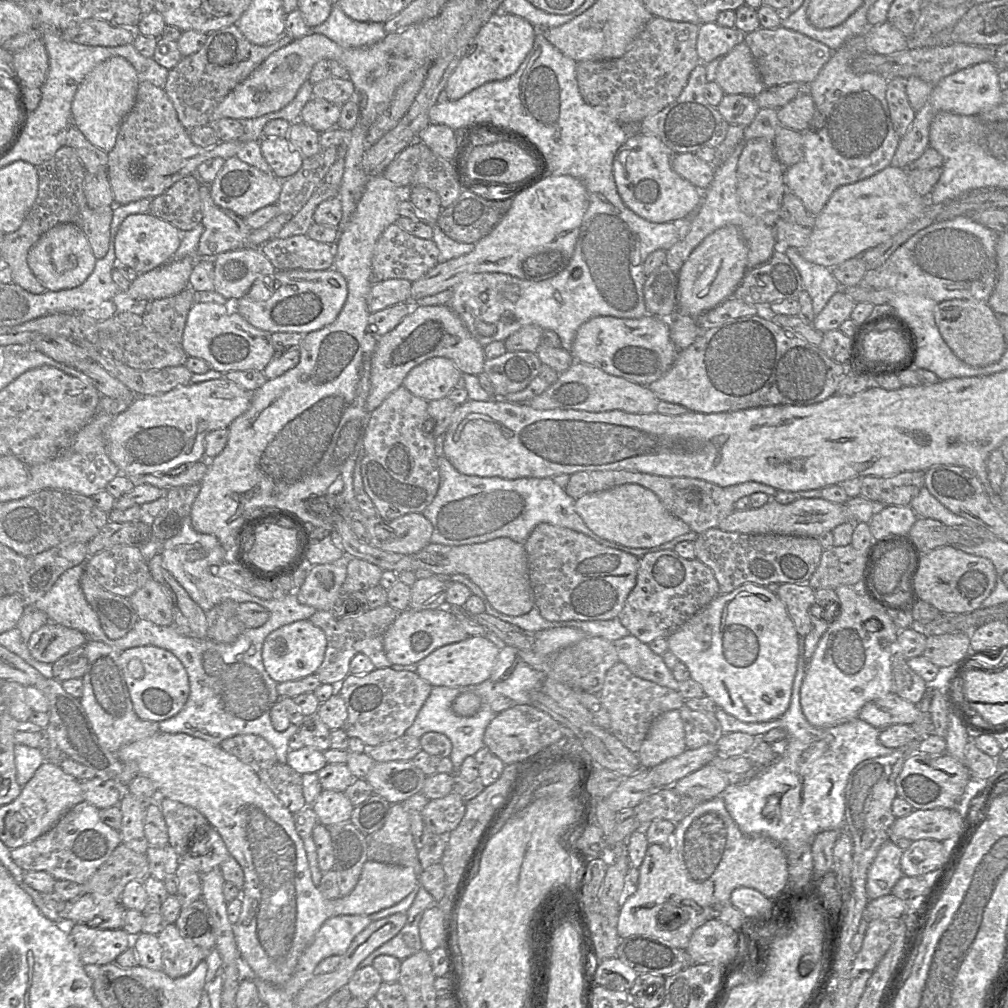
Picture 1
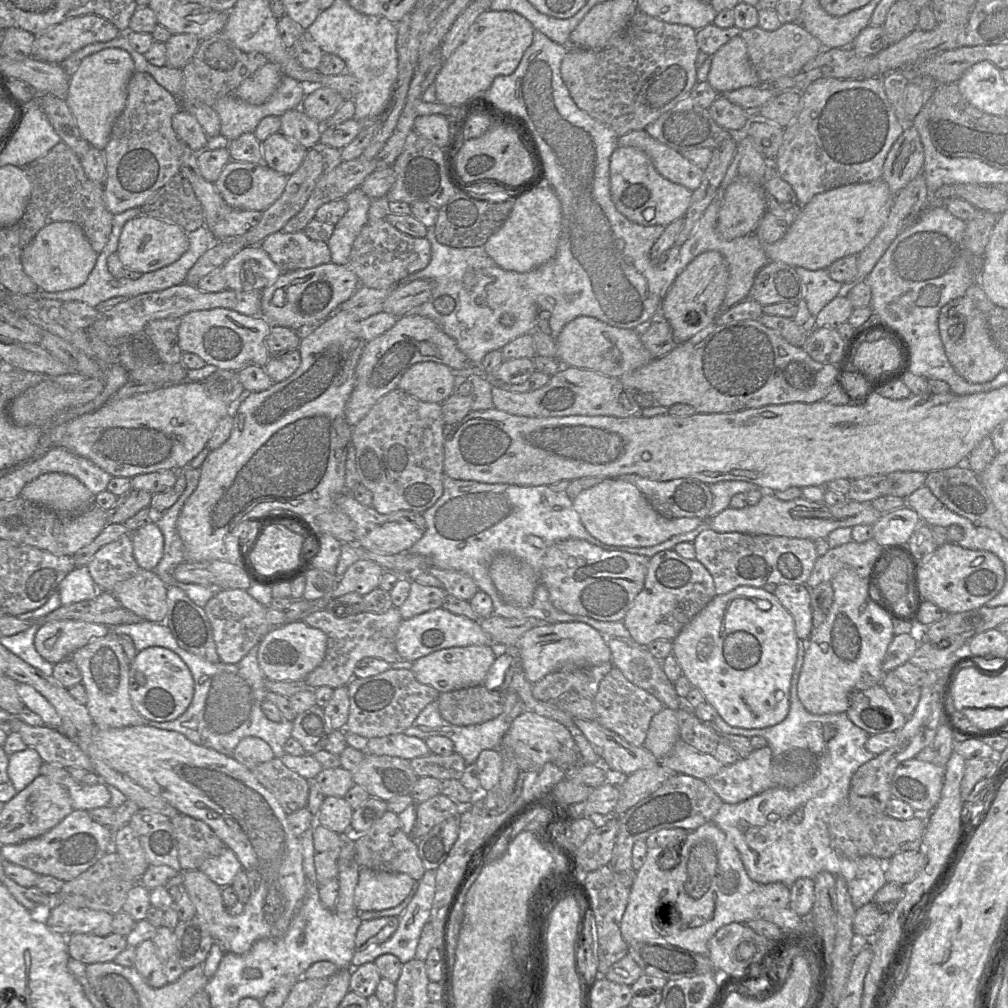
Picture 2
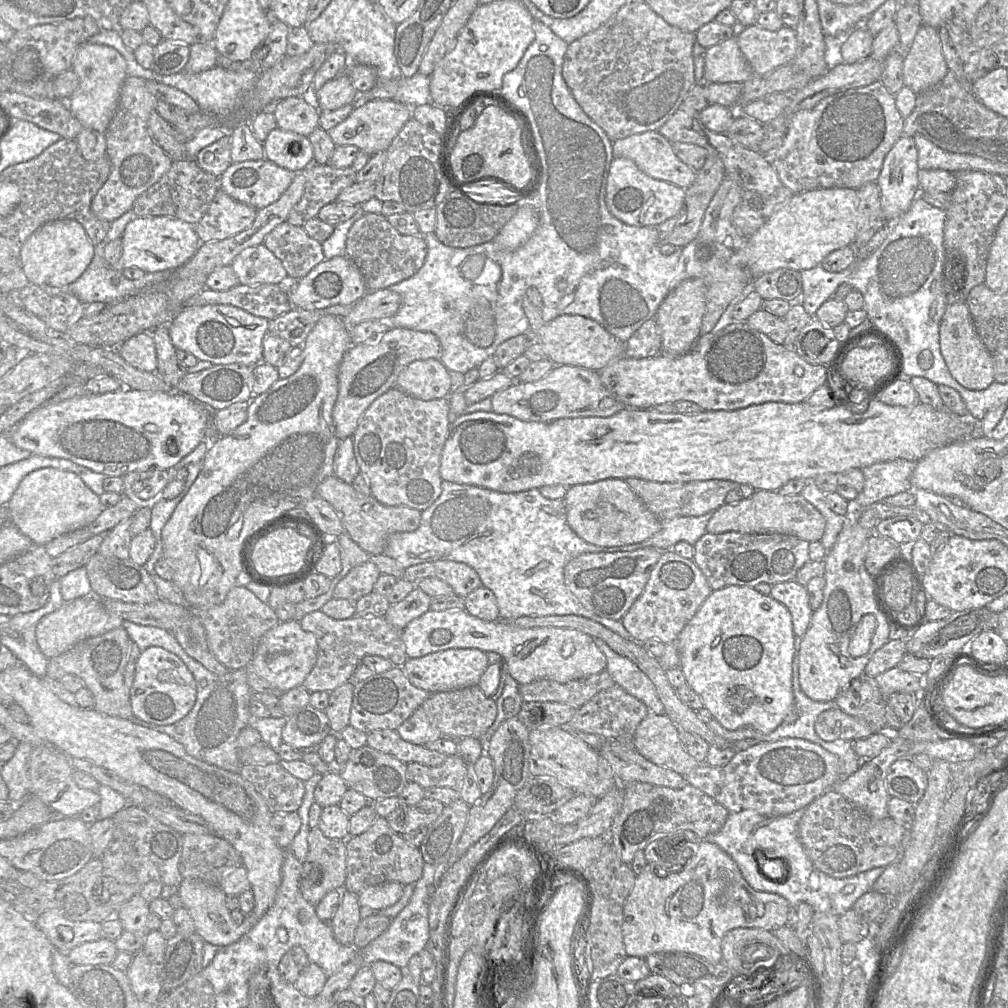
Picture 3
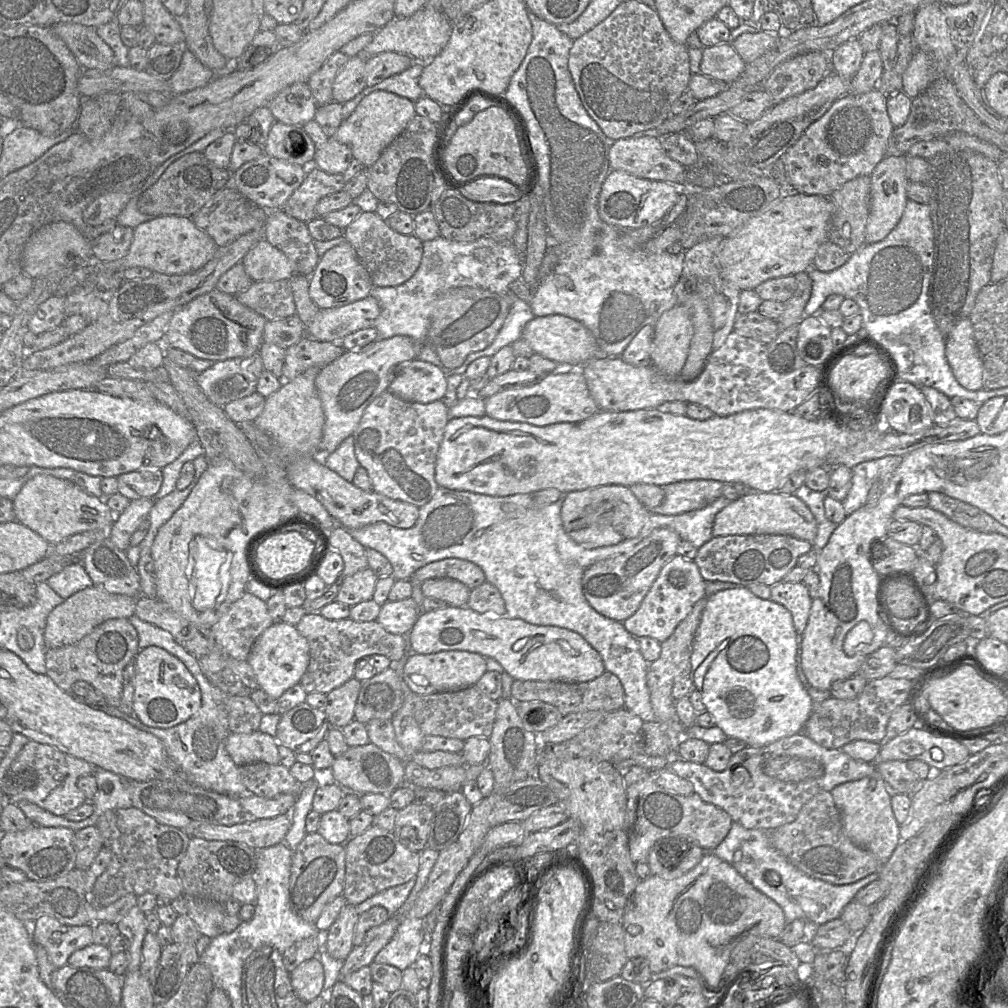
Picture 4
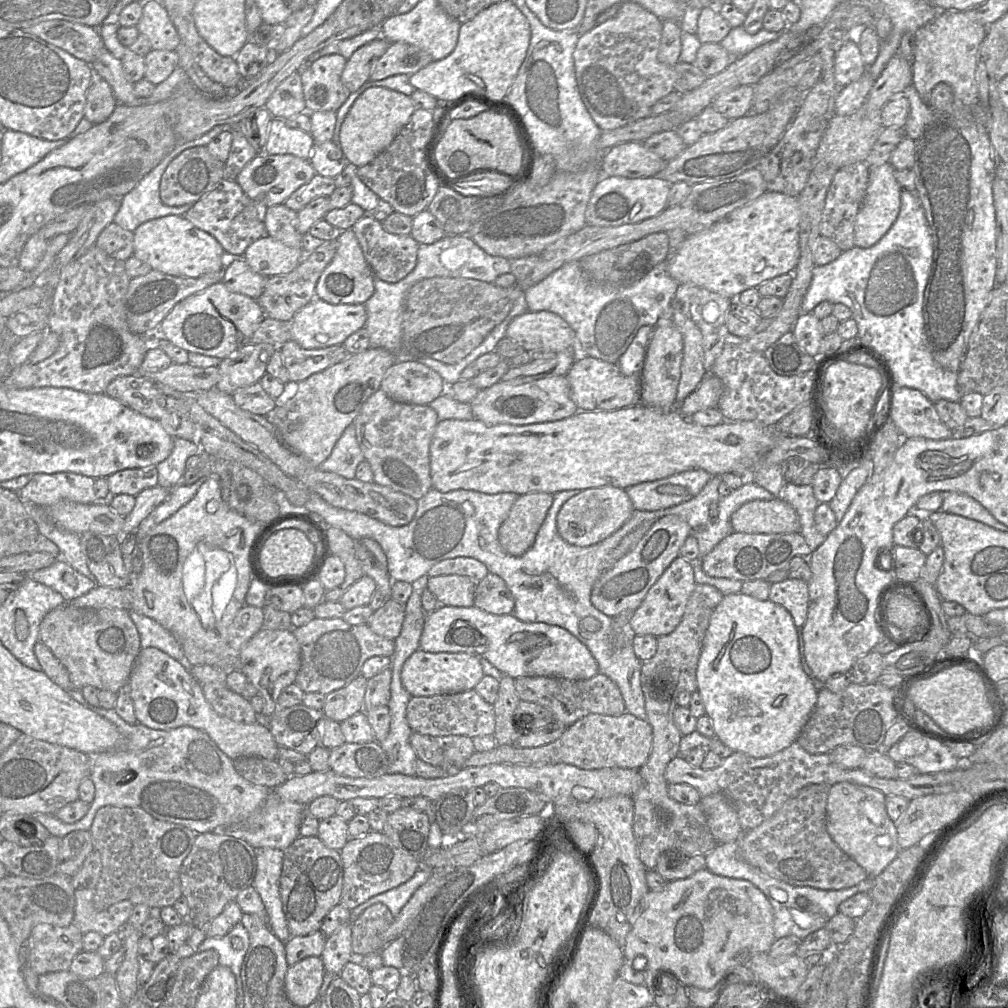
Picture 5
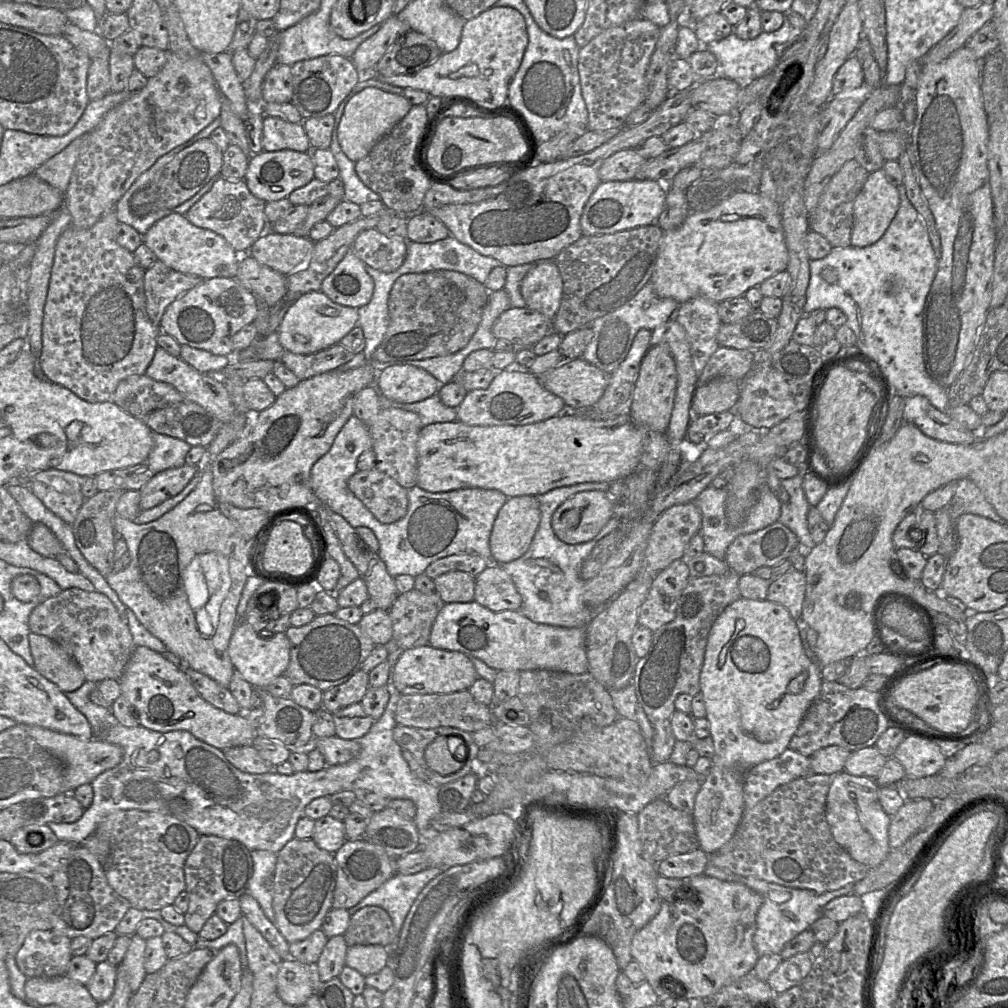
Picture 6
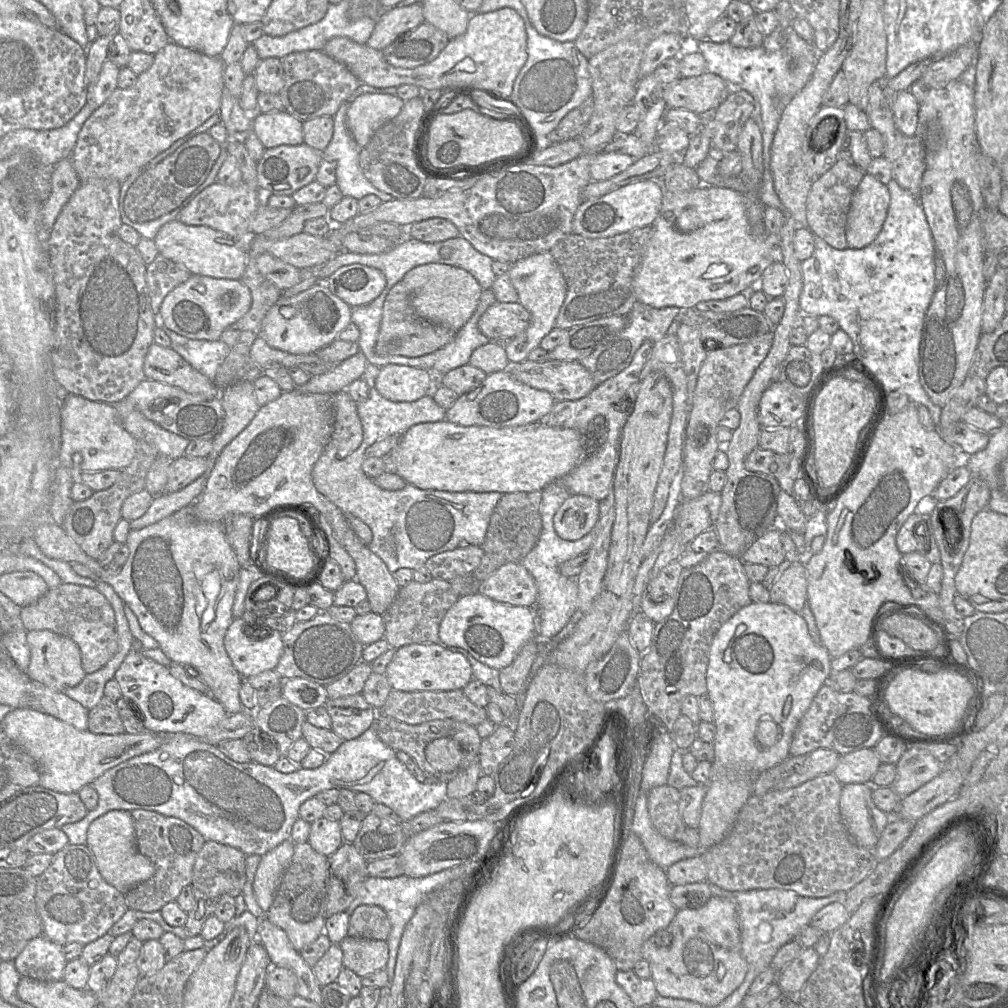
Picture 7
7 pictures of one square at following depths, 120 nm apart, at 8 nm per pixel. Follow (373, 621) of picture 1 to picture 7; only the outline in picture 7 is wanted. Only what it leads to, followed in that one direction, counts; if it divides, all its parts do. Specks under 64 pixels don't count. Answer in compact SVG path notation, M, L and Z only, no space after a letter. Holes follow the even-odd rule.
M327 612L296 623L282 634L283 653L275 668L285 679L303 678L327 686L349 673L360 661L365 645L354 635L350 623L340 622Z

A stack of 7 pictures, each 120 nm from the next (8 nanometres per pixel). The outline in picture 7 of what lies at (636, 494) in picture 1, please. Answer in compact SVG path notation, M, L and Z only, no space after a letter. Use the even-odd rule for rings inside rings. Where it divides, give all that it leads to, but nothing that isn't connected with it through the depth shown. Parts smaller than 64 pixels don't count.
M570 495L554 515L557 535L567 541L576 541L590 533L599 518L599 502L589 496Z

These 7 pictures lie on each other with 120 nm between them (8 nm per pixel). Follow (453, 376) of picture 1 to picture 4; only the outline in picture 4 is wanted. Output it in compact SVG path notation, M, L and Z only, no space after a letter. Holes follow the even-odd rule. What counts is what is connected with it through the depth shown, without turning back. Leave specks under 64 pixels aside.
M417 358L397 364L388 386L388 391L395 396L421 404L441 400L446 389L447 379L443 372Z

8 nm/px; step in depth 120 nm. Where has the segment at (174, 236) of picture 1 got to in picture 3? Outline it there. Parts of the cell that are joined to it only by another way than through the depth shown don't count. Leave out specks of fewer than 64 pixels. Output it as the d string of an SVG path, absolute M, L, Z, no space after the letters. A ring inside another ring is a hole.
M167 216L134 217L127 224L121 239L121 258L112 267L119 271L139 268L145 273L175 270L185 265L201 245L194 225Z

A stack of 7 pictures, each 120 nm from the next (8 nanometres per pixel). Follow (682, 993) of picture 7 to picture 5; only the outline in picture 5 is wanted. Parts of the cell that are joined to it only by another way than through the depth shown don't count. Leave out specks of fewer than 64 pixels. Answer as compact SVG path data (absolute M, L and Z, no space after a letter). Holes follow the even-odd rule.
M704 868L688 878L669 881L661 891L648 891L644 896L644 911L626 936L623 956L625 960L633 960L638 955L647 959L644 985L653 997L654 979L663 975L672 977L674 974L685 987L711 990L729 969L748 966L754 955L768 953L776 940L773 923L773 907L754 884L743 879L719 876Z

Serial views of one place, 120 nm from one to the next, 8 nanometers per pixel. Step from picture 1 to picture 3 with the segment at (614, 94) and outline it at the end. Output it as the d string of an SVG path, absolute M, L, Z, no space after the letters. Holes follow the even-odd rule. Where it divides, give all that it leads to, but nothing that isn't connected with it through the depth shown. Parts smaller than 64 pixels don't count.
M645 2L624 5L597 30L569 44L562 75L586 115L614 141L656 130L679 109L696 79L694 75L694 32L668 24Z

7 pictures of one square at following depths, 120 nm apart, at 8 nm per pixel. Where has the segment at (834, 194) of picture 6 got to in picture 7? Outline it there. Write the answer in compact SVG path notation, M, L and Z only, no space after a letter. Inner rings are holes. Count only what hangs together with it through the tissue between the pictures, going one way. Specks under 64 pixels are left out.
M838 158L836 163L812 184L807 199L807 228L835 249L848 248L846 240L847 216L852 197L865 174L847 161Z

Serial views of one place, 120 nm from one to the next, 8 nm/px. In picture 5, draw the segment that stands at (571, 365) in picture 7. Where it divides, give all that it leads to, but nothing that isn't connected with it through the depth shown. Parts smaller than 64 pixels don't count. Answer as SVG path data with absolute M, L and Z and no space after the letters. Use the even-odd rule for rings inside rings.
M581 353L581 358L577 358L573 362L565 376L570 385L571 398L578 410L612 411L633 405L641 405L639 376L623 375L617 363L609 363Z

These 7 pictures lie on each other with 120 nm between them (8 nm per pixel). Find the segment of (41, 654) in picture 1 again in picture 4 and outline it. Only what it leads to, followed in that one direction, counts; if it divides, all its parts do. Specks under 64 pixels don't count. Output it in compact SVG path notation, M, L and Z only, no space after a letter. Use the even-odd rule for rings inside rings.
M94 585L76 592L48 615L44 632L46 649L74 644L106 620L128 619L135 613L135 599L136 597L109 593Z

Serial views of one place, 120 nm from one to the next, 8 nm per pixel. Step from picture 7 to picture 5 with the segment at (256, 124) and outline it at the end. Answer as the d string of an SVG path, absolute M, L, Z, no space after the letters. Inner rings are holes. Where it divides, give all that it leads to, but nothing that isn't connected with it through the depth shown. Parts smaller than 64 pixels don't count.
M272 118L268 128L265 153L292 154L309 160L314 145L315 140L310 133L291 128L282 119Z

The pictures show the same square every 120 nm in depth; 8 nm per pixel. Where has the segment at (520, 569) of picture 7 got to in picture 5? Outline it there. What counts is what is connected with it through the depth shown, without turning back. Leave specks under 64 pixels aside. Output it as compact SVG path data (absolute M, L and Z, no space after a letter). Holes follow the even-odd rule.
M488 572L475 586L474 606L494 615L512 614L515 600L505 581Z

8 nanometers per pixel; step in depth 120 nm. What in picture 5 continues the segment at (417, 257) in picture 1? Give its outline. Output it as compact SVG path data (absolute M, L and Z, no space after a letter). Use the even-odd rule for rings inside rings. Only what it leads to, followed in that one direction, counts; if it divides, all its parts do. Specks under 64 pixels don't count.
M365 214L352 227L364 258L378 279L396 283L405 278L416 266L419 243L409 235L392 234L384 230L380 221Z

